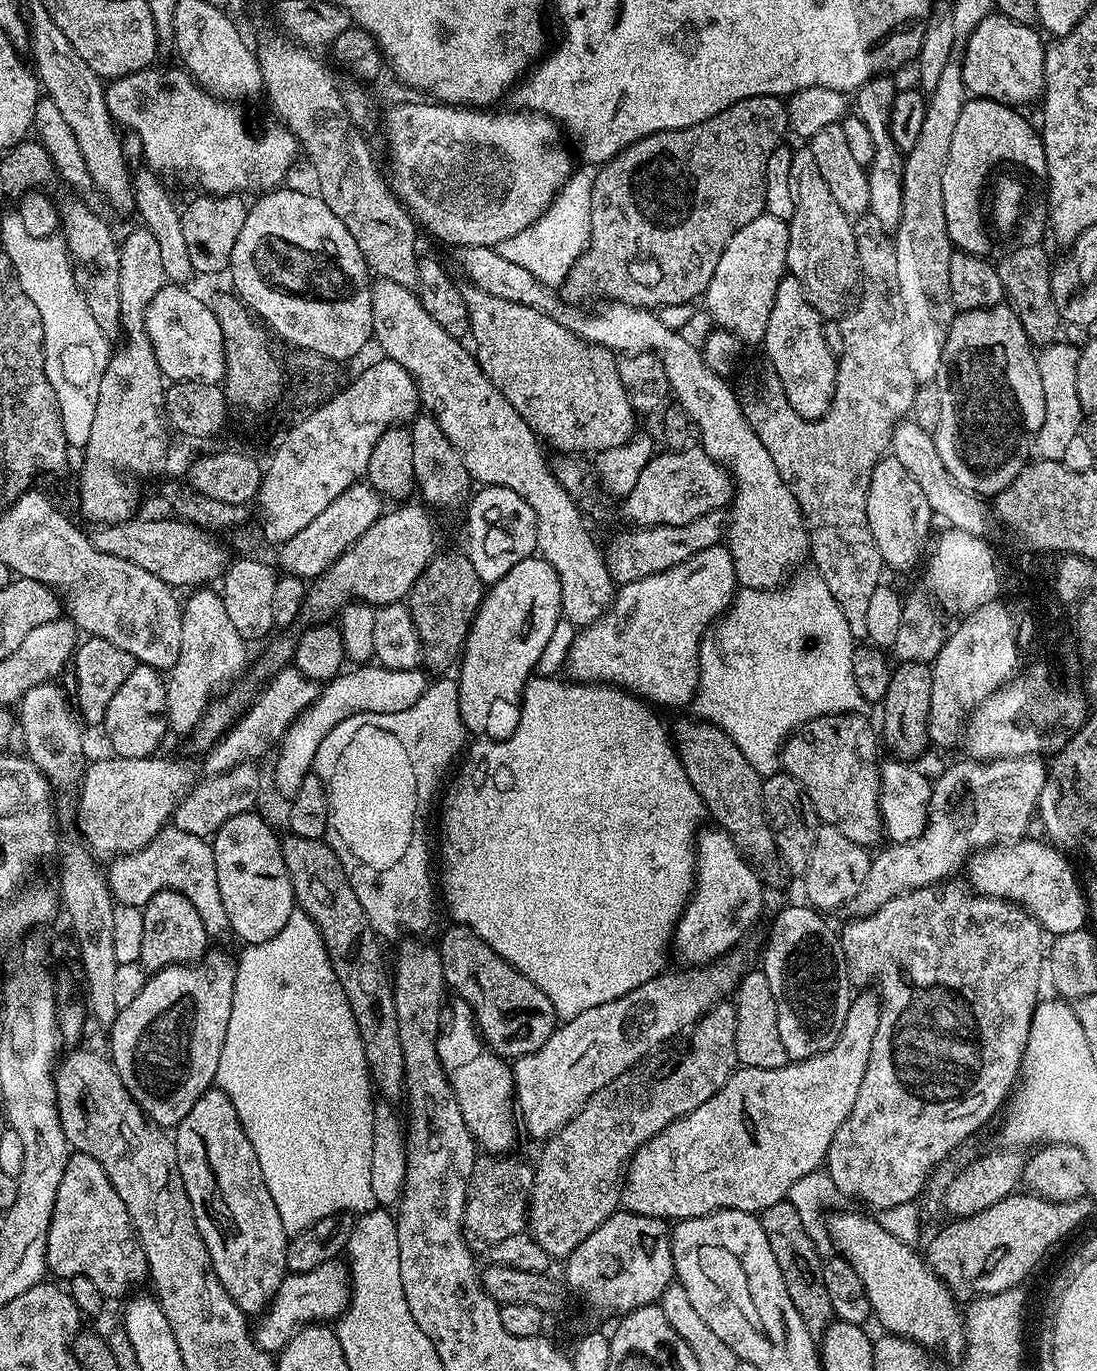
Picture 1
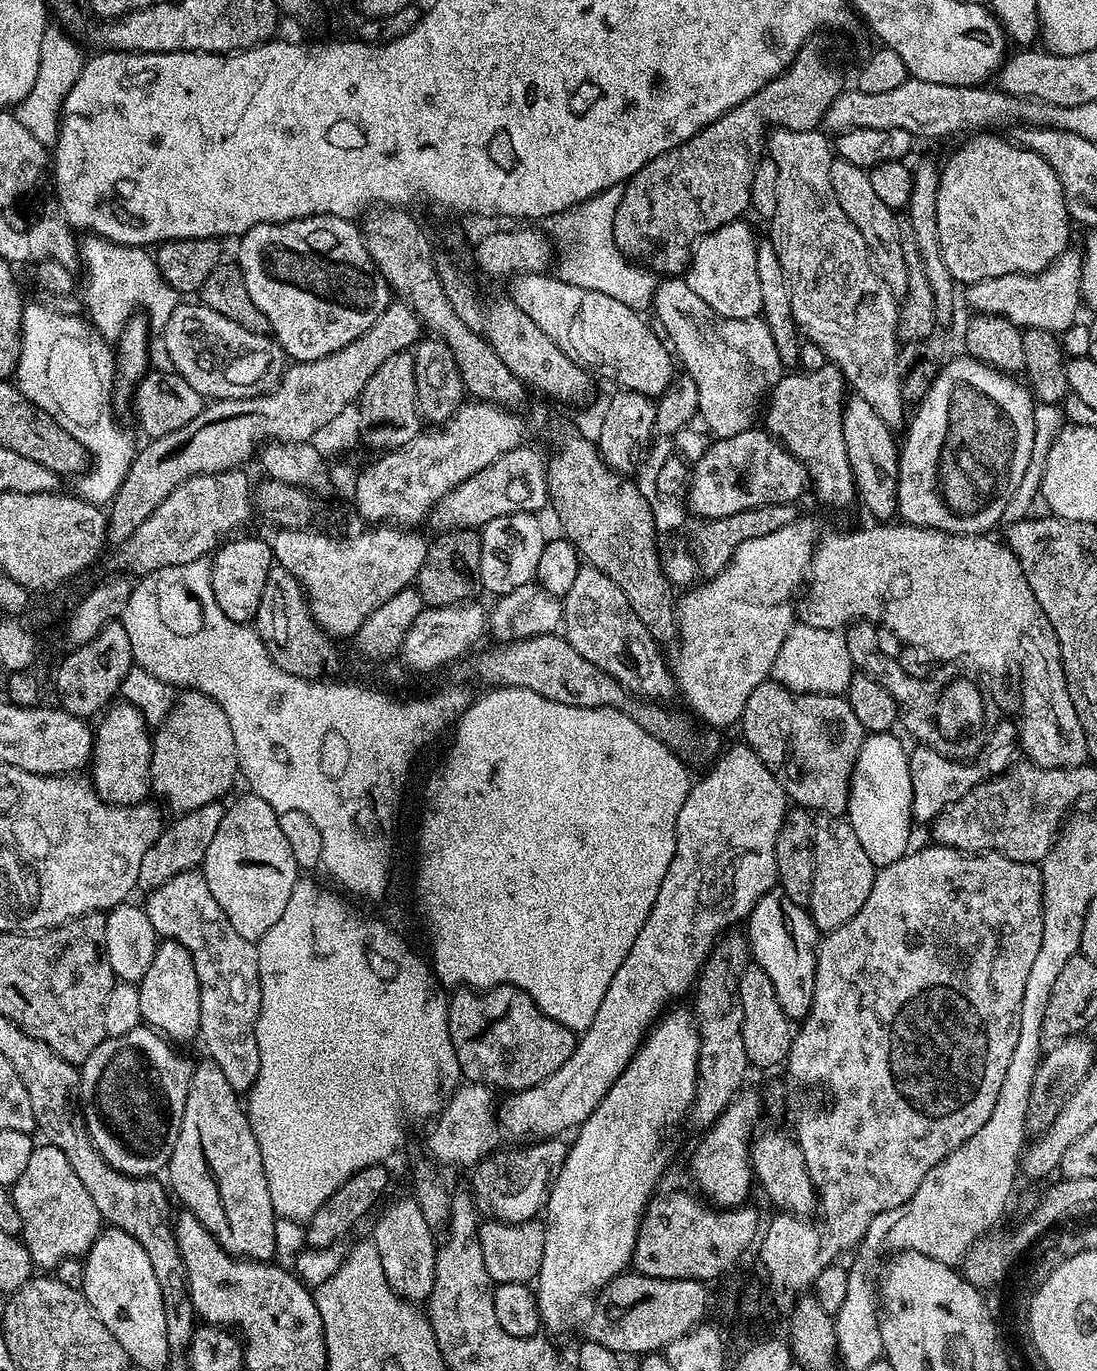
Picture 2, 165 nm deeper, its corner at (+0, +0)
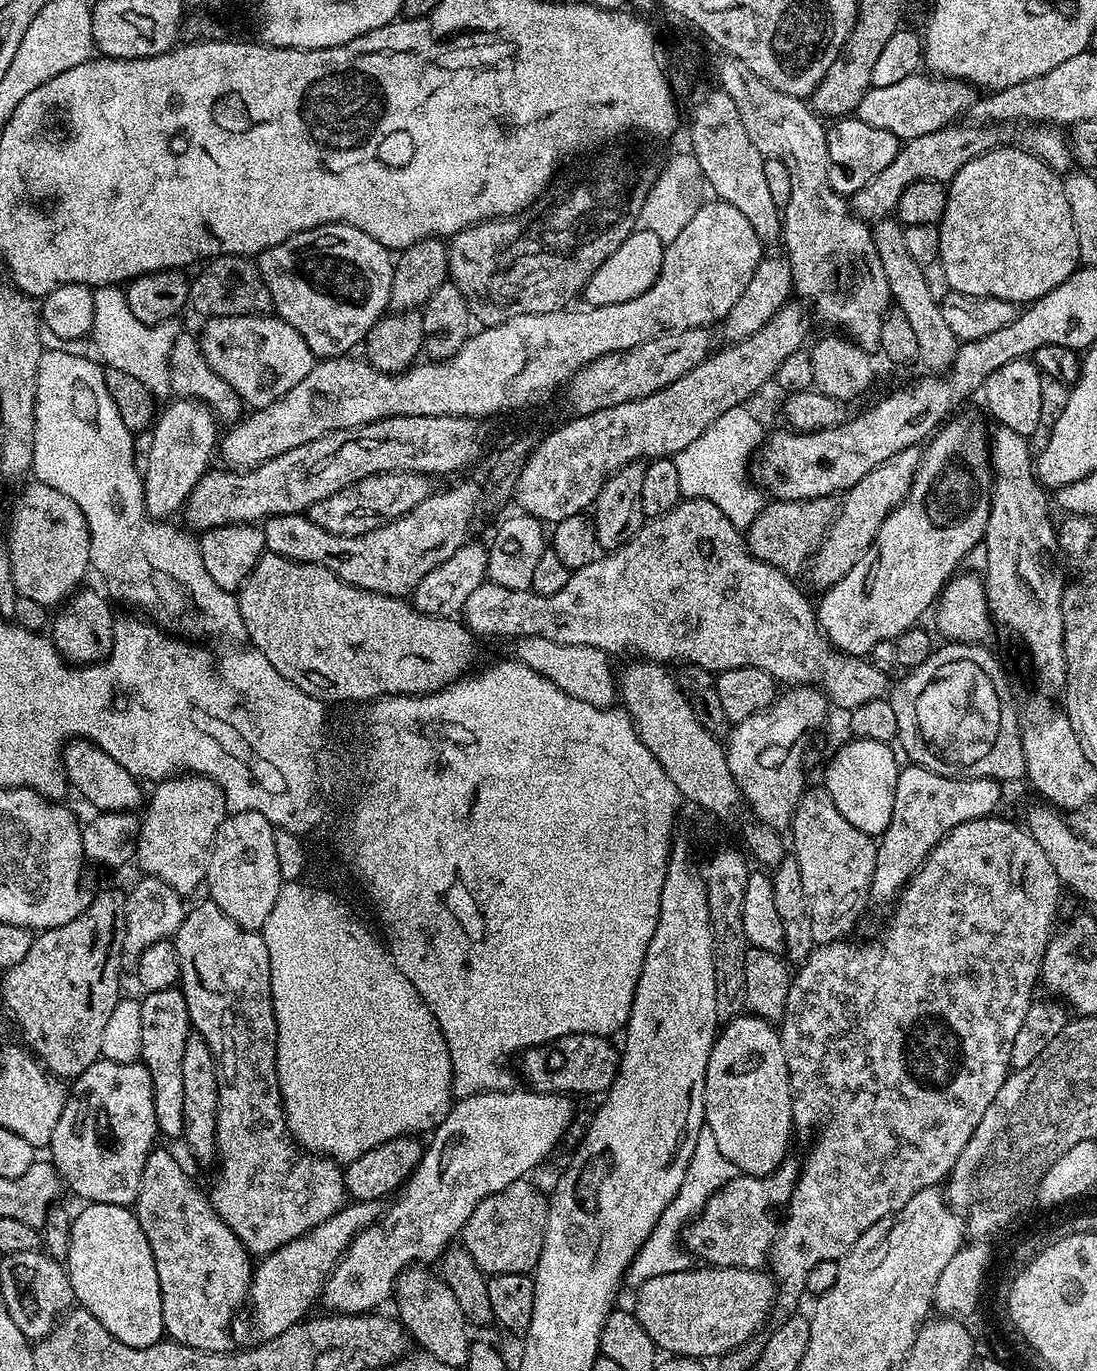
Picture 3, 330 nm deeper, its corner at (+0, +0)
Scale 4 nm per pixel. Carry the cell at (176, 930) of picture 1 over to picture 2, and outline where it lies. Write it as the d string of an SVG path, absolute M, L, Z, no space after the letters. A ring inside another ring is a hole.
M161 939L156 945L156 952L146 974L138 981L138 987L142 1002L140 1018L147 1027L155 1028L161 1036L177 1045L184 1044L187 1040L195 1041L199 1037L200 983L198 974L194 974L194 962L186 946L182 946L177 940Z

